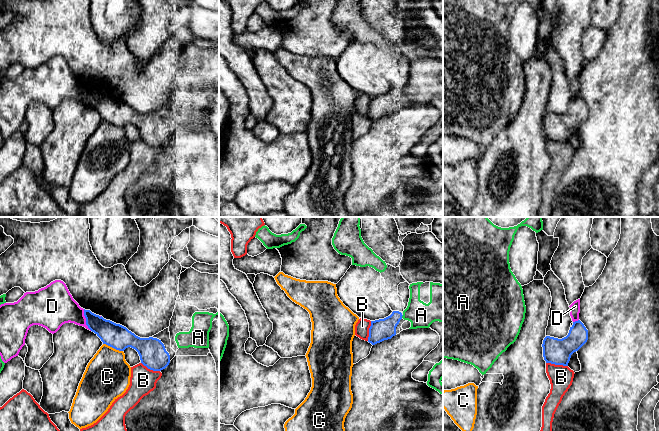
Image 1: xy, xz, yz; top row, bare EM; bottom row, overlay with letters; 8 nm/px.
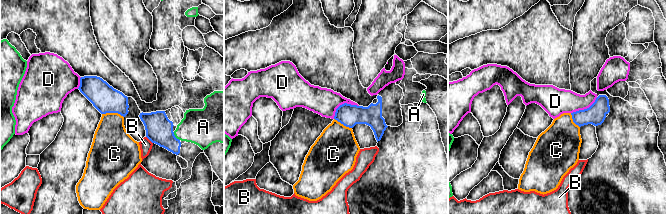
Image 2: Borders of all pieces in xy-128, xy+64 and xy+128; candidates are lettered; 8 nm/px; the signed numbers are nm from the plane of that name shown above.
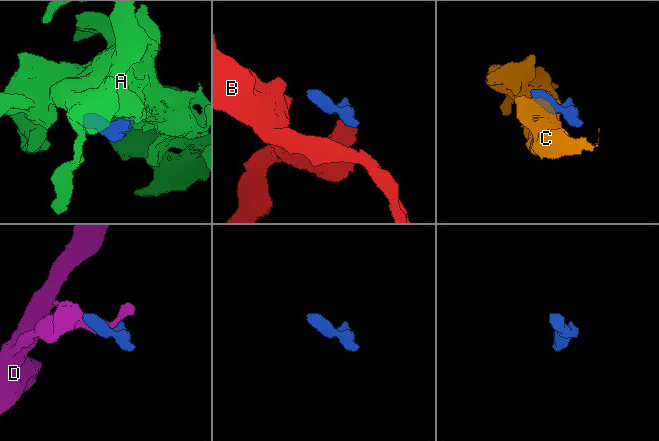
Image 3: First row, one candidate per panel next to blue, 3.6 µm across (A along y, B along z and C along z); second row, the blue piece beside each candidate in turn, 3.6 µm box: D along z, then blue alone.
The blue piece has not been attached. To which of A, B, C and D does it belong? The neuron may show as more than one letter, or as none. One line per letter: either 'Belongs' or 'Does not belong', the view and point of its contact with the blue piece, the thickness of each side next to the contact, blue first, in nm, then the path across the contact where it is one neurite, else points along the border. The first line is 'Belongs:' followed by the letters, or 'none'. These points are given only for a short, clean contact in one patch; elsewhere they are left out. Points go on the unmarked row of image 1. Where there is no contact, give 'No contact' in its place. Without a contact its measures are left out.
Belongs: A
A: Belongs. Touches blue at xz (402, 91). Thickness 180 nm (blue) against 200 nm
B: Does not belong. Touches blue at yz (557, 140). Thickness 220 nm (blue) against 190 nm. Boundary: yz (546, 138), (567, 142)
C: Does not belong. Touches blue at xy (113, 123). Thickness 190 nm (blue) against 360 nm
D: Does not belong. Touches blue at xy (86, 96). Thickness 190 nm (blue) against 280 nm

